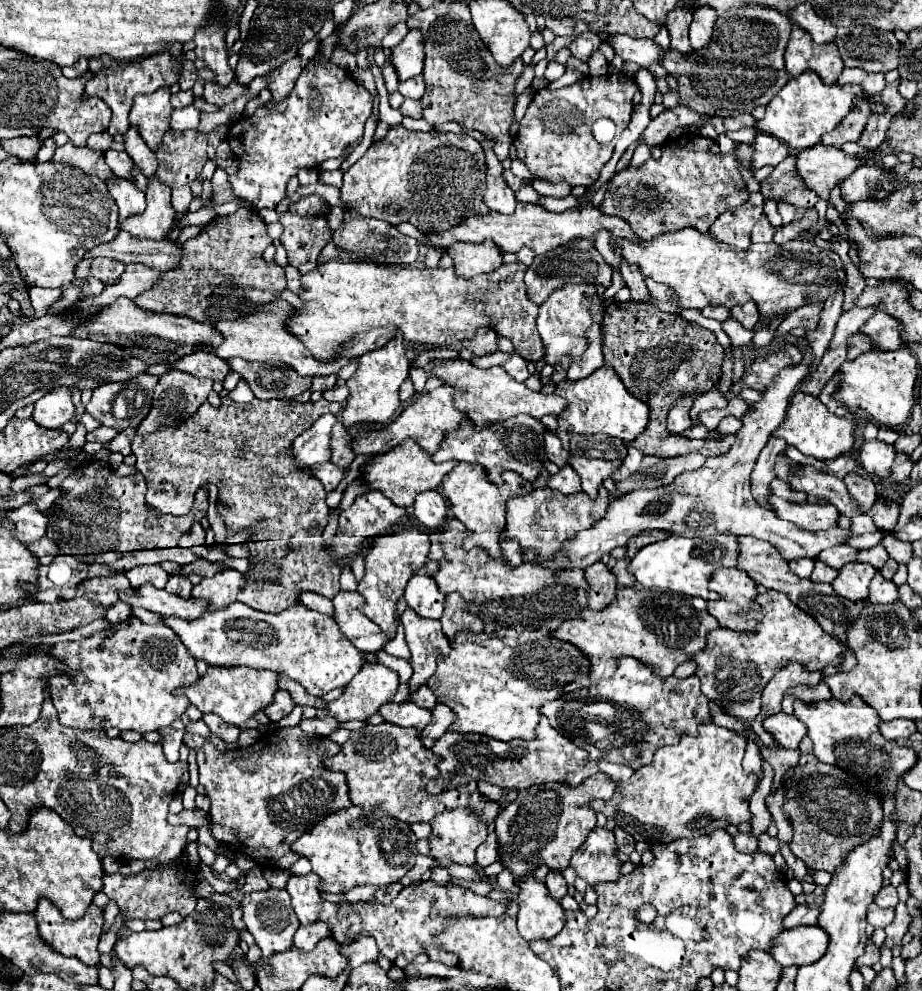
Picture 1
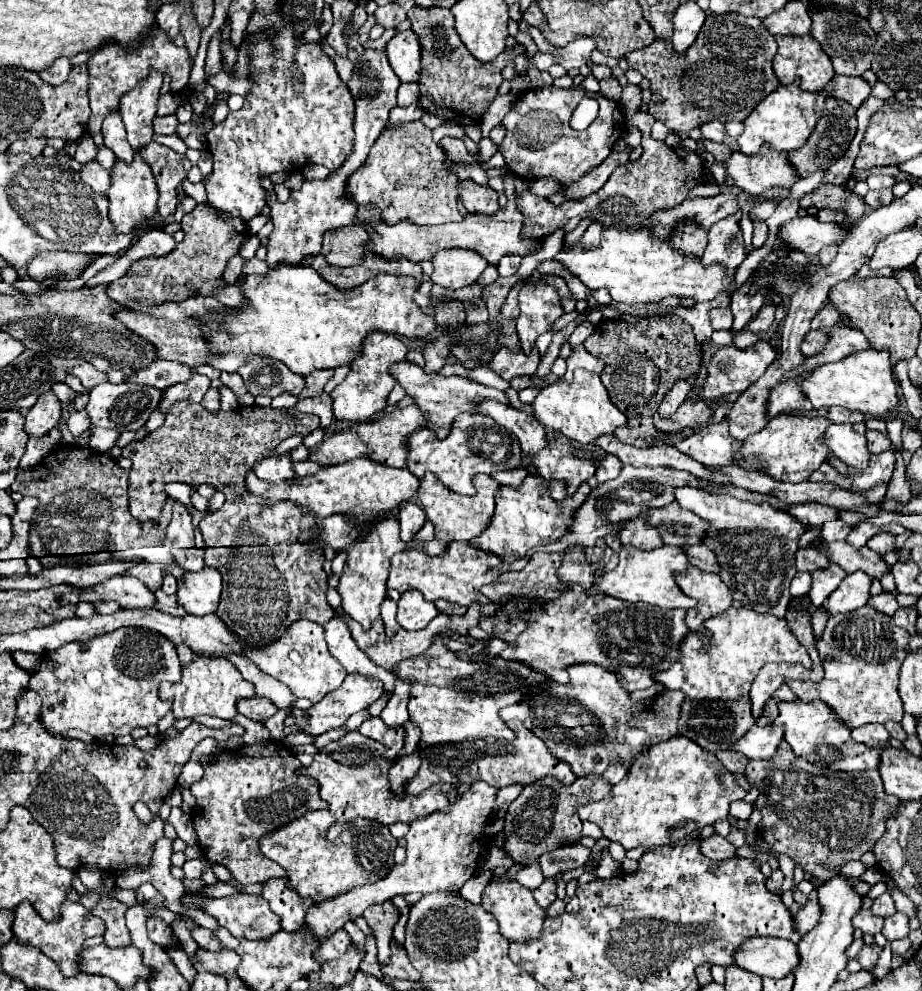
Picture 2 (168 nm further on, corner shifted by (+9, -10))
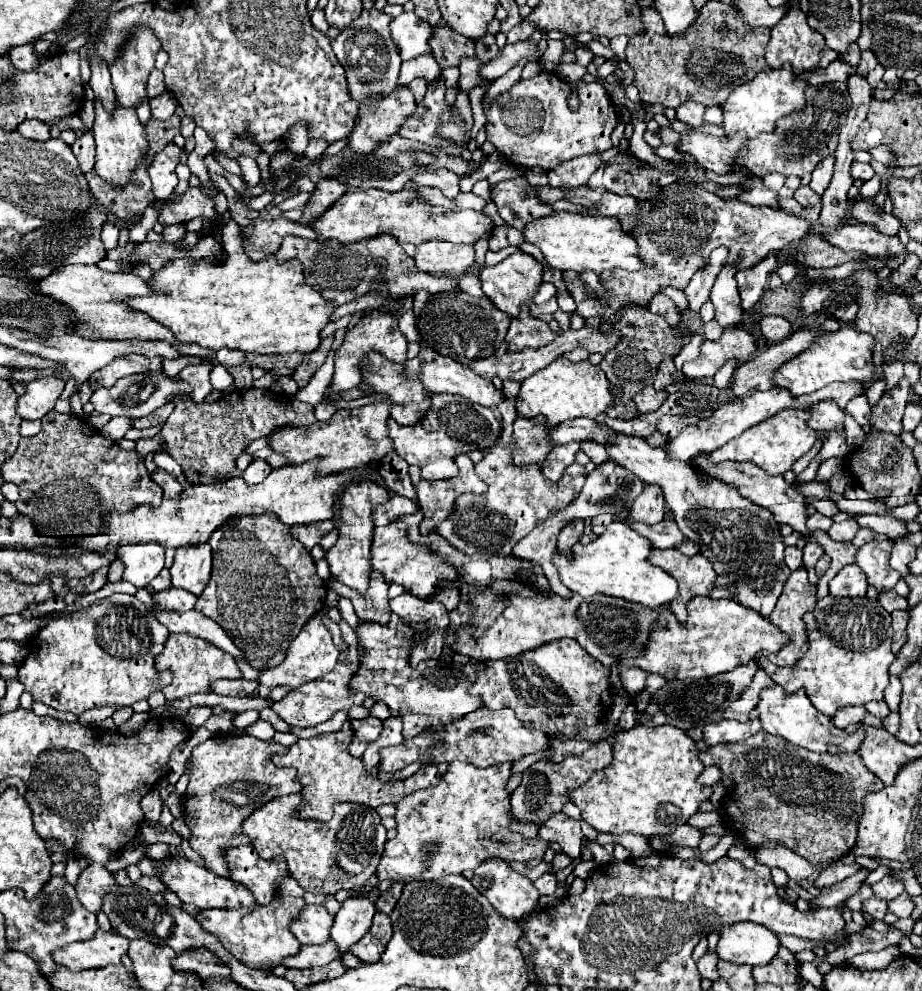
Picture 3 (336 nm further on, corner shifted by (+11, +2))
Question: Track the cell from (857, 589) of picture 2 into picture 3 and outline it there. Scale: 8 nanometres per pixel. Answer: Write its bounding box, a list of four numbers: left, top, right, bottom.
[829,564,867,596]

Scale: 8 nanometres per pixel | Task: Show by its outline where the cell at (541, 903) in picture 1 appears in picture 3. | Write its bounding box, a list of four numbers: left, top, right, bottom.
[471,858,539,922]

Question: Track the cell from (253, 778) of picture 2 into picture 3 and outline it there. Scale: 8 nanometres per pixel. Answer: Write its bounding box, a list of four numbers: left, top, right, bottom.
[185,736,303,876]

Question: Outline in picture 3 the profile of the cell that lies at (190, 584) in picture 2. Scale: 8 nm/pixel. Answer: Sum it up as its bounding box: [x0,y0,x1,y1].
[171,544,211,596]

